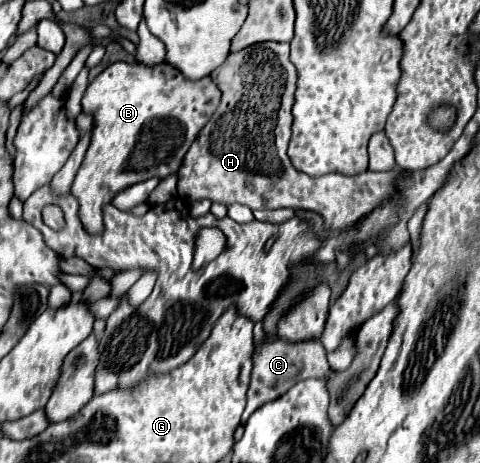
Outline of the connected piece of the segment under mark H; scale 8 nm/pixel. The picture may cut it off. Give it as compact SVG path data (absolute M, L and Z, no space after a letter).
M266 41L266 43L254 43L254 47L246 47L246 49L242 49L242 51L234 51L234 53L230 53L228 57L226 57L226 63L222 63L222 67L218 67L218 71L212 71L210 73L210 77L214 79L214 83L218 85L218 89L222 91L222 101L220 101L220 105L218 105L218 109L214 111L214 115L210 117L210 121L202 127L202 131L198 133L198 137L196 137L196 141L192 143L192 147L188 149L188 153L184 155L184 161L182 161L182 167L178 169L178 195L182 197L182 199L186 199L186 201L198 201L198 199L210 199L210 201L216 201L216 203L224 203L224 205L232 205L232 203L242 203L242 205L248 205L250 209L280 209L280 207L288 207L288 209L294 209L294 211L298 211L298 209L304 209L304 211L314 211L314 213L318 213L318 215L322 215L322 219L324 219L324 229L328 229L328 231L340 231L340 229L346 229L348 225L352 225L354 221L358 221L366 211L370 211L370 209L374 209L376 205L380 205L382 201L386 201L388 197L392 197L394 195L394 179L396 179L396 173L394 173L395 165L380 165L380 161L370 161L369 157L369 167L368 171L364 171L364 173L360 173L360 175L354 175L354 177L344 177L344 175L336 175L336 173L330 173L330 175L324 175L324 177L308 177L308 175L302 175L300 171L296 171L294 169L294 165L290 163L290 157L288 157L288 143L290 143L290 135L292 135L292 121L294 121L294 117L292 117L292 105L294 105L294 91L296 91L296 67L294 67L294 63L290 61L290 43L276 43L276 41Z

